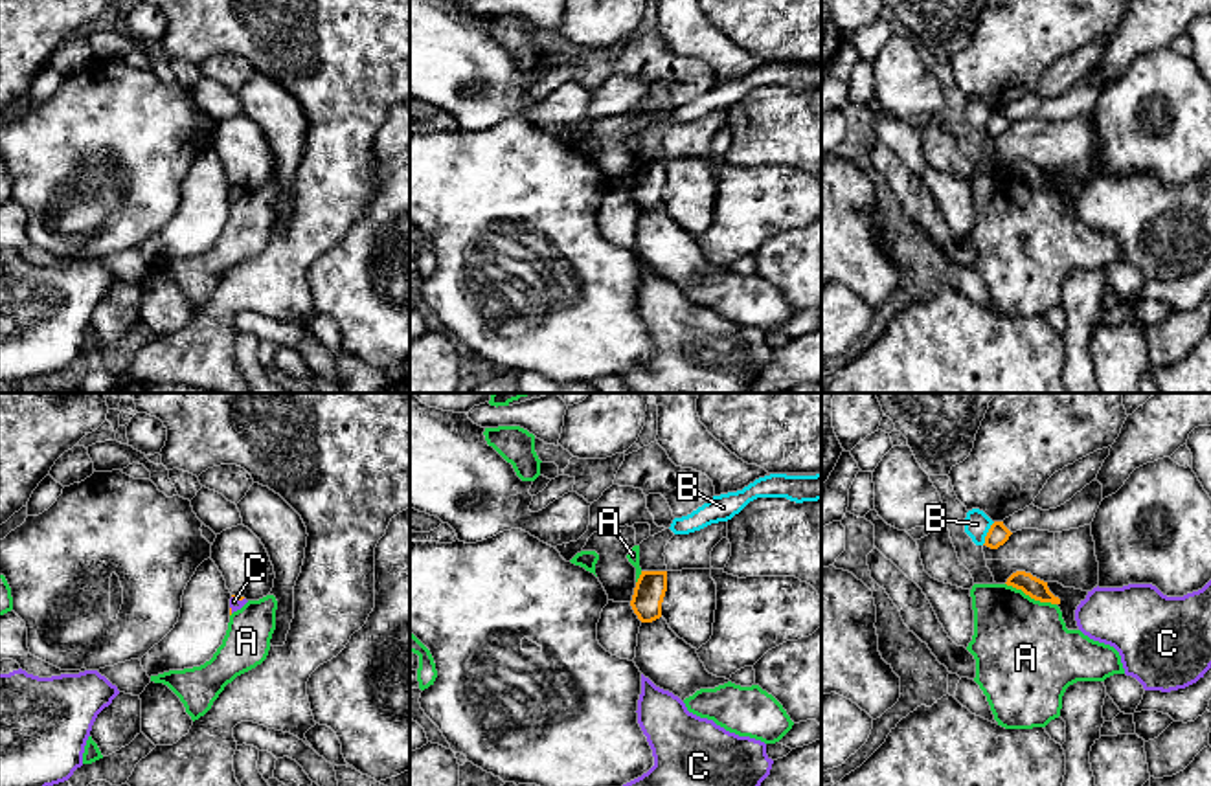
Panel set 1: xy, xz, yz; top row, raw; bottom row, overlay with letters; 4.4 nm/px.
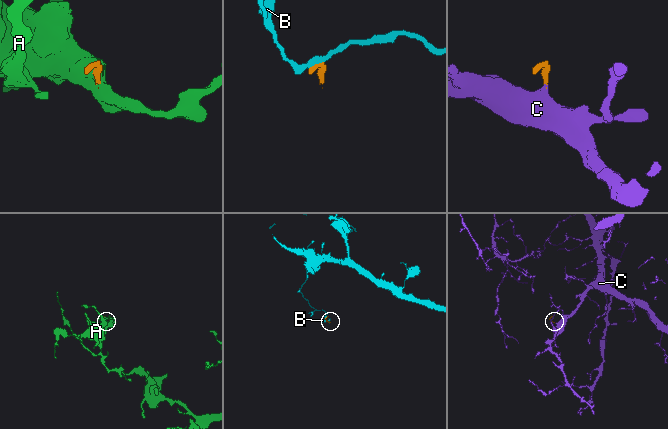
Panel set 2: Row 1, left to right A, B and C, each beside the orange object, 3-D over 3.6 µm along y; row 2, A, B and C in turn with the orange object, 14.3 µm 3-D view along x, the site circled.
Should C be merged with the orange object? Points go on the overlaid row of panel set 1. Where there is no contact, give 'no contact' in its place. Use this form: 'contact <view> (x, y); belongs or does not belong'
contact xy (237, 597); belongs

